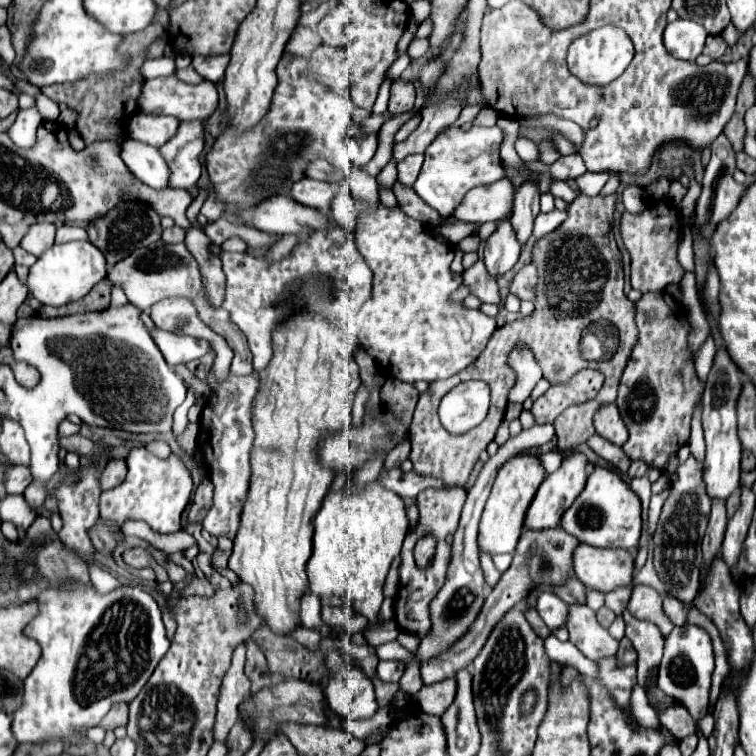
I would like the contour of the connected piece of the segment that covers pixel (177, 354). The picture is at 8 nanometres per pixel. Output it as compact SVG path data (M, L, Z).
M158 327L154 331L150 331L150 335L156 341L158 349L162 351L162 355L170 367L188 363L192 359L200 359L202 355L206 355L210 351L210 343L204 339L194 339L188 335L162 331Z

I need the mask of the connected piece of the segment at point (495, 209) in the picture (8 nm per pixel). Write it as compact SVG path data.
M500 179L492 185L470 189L454 211L454 217L468 223L498 221L512 215L512 207L514 185L510 179Z

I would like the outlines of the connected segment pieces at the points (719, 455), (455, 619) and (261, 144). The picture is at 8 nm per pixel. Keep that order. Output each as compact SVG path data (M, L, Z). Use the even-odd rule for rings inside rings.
M726 349L716 353L712 371L704 385L704 411L702 425L706 437L706 461L704 461L704 483L710 499L728 499L738 489L740 481L740 439L736 433L736 399L742 387L742 373L728 357Z
M536 425L528 431L522 431L516 437L510 437L494 457L488 459L488 463L484 465L484 469L480 471L474 487L468 489L468 499L464 503L462 509L462 517L458 523L458 529L454 533L454 541L452 541L452 557L448 563L448 575L446 575L446 583L442 587L442 591L438 591L438 595L432 599L430 603L430 635L420 637L420 645L418 651L414 651L414 661L418 665L426 663L426 659L432 659L434 655L440 655L442 651L450 649L458 639L462 639L462 635L466 635L466 631L470 631L470 627L474 625L474 619L478 619L478 611L482 609L484 603L484 573L480 567L480 559L478 559L478 545L476 545L476 533L478 533L478 521L484 509L484 503L490 495L492 489L492 481L496 477L496 471L514 455L522 453L524 449L532 449L532 447L540 447L544 443L548 443L552 439L552 425Z
M324 43L308 59L302 55L282 55L276 69L278 87L262 121L244 137L236 137L230 127L224 129L206 155L208 175L222 203L250 207L266 197L286 195L304 177L306 165L318 157L318 152L325 152L322 139L333 142L334 167L336 162L353 162L344 141L350 119L341 116L355 108L350 96L351 64L348 47L334 48Z

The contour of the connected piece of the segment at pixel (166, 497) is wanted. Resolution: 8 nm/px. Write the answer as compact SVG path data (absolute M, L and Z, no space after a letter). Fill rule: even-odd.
M138 447L128 455L128 475L124 483L102 493L100 517L116 527L114 537L118 545L124 543L126 535L122 533L122 527L126 521L144 521L156 533L176 533L182 527L181 515L190 501L192 489L190 471L178 457L170 455L168 459L158 459L152 451Z

